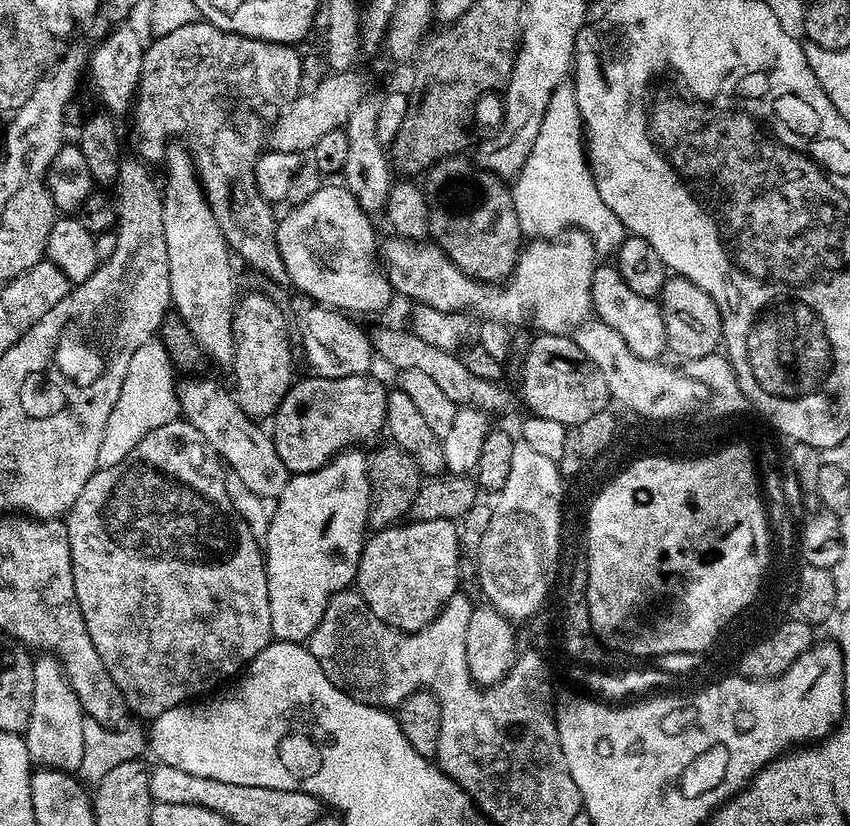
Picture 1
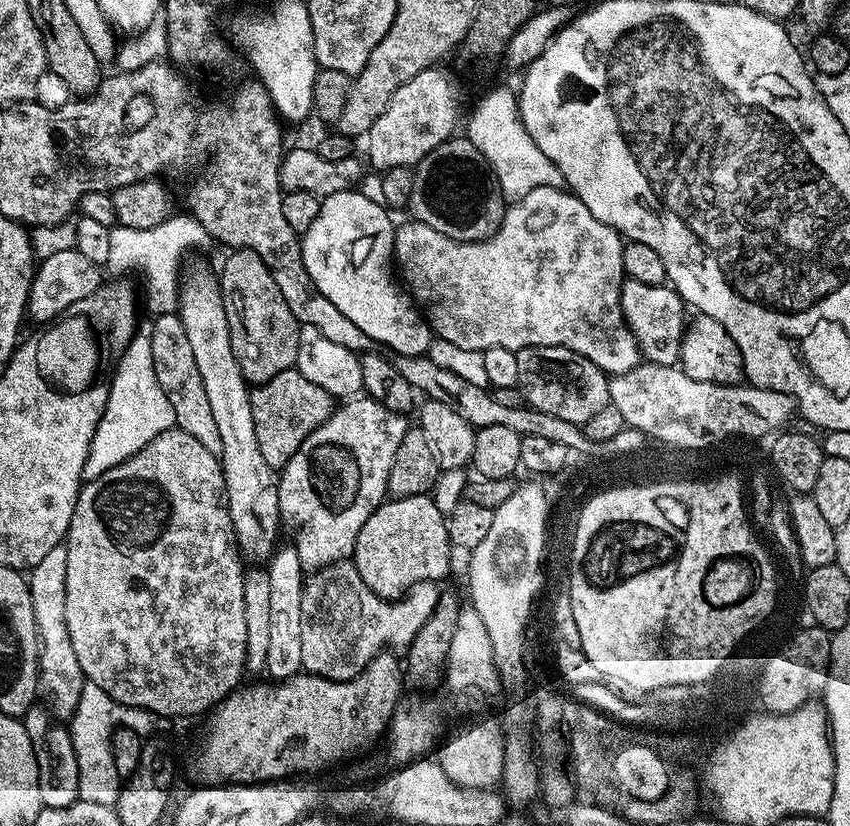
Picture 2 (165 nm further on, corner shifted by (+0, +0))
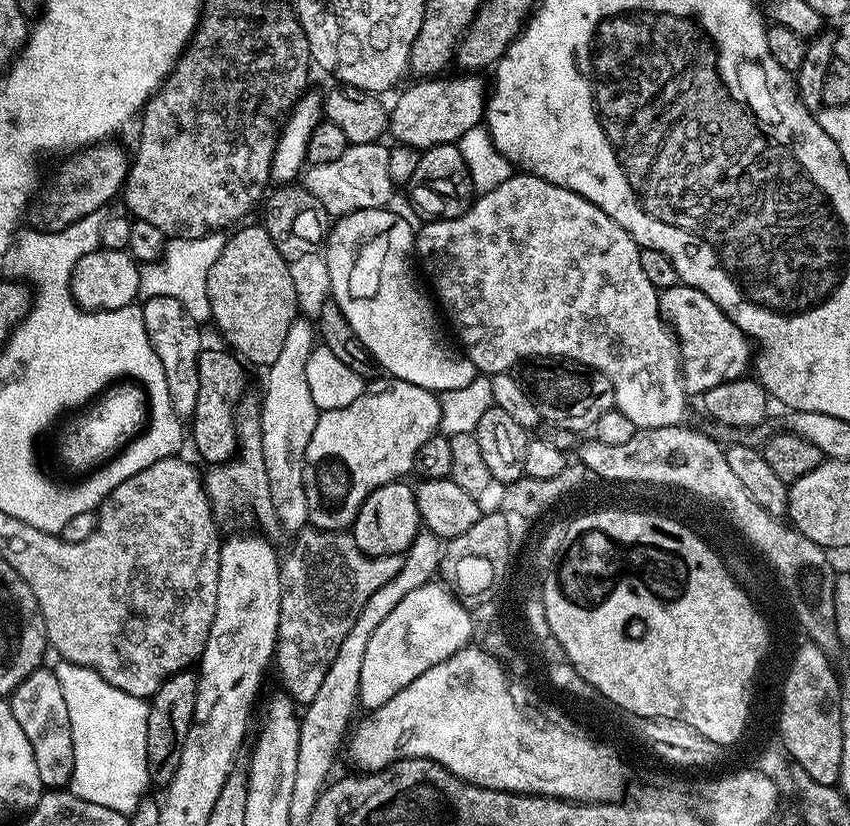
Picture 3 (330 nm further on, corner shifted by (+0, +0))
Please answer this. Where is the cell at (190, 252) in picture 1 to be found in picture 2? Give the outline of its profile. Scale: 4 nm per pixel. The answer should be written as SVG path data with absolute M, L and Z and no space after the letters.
M215 275L194 276L188 285L179 289L178 315L186 326L186 336L194 349L198 362L198 374L206 386L206 398L214 413L214 426L218 426L218 438L222 438L222 450L218 453L224 468L224 492L227 494L232 527L237 547L248 557L265 559L275 549L274 540L281 525L278 502L279 481L277 473L262 458L258 450L258 438L254 438L254 417L250 414L250 385L244 379L230 346L230 326L226 322L224 299Z

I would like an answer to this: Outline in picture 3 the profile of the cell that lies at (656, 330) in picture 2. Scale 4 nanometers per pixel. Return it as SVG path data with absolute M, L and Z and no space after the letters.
M681 284L665 288L660 292L660 314L680 346L680 370L684 373L684 391L689 397L702 396L725 380L741 379L747 373L745 370L747 366L749 369L752 358L748 338L740 328L732 325L730 318L725 318L722 310L714 307L714 302L707 300L706 294L702 294L697 288Z

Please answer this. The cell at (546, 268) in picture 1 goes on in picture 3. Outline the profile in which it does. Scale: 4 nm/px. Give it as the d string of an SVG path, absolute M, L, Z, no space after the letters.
M513 174L506 182L502 182L502 186L477 195L468 212L458 218L424 222L414 236L414 252L423 275L425 272L432 283L431 291L434 293L435 303L443 315L445 312L457 338L466 350L467 363L472 365L477 373L493 376L511 371L521 362L542 356L575 360L578 364L585 364L606 374L606 378L614 387L615 407L634 422L637 429L677 426L682 422L688 402L688 395L684 391L684 373L680 370L680 346L660 314L660 292L642 271L640 250L641 248L635 246L632 241L632 235L622 230L622 226L610 222L610 218L602 214L598 206L586 203L586 198L572 196L570 190L558 189L550 182L541 182L536 176L527 174Z

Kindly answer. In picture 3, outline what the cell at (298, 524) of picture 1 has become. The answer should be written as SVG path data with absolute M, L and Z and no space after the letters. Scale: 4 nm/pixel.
M392 380L391 383L392 392L384 390L384 396L377 396L374 390L368 390L365 391L363 396L358 397L354 402L350 402L350 406L343 406L344 412L338 409L319 413L317 425L314 427L314 434L310 437L310 444L306 447L304 458L305 494L309 504L308 519L311 527L319 528L321 532L343 532L351 529L356 520L356 515L359 514L360 507L366 502L368 495L374 490L391 483L388 476L392 476L395 481L399 481L401 478L398 477L396 472L404 478L413 471L416 456L419 455L419 448L423 446L420 443L420 388L410 382L402 382L401 380Z

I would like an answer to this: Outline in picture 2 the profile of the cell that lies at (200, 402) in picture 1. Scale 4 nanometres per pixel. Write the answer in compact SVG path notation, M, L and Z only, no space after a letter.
M175 311L157 315L152 321L150 331L154 374L158 378L158 386L162 386L162 394L166 394L166 398L170 398L170 406L174 406L176 427L198 438L198 442L202 442L206 450L218 454L222 450L222 438L218 438L218 426L214 426L214 413L206 398L202 374L198 374L198 362L194 360L194 349L190 346L190 338L186 336L186 326Z

